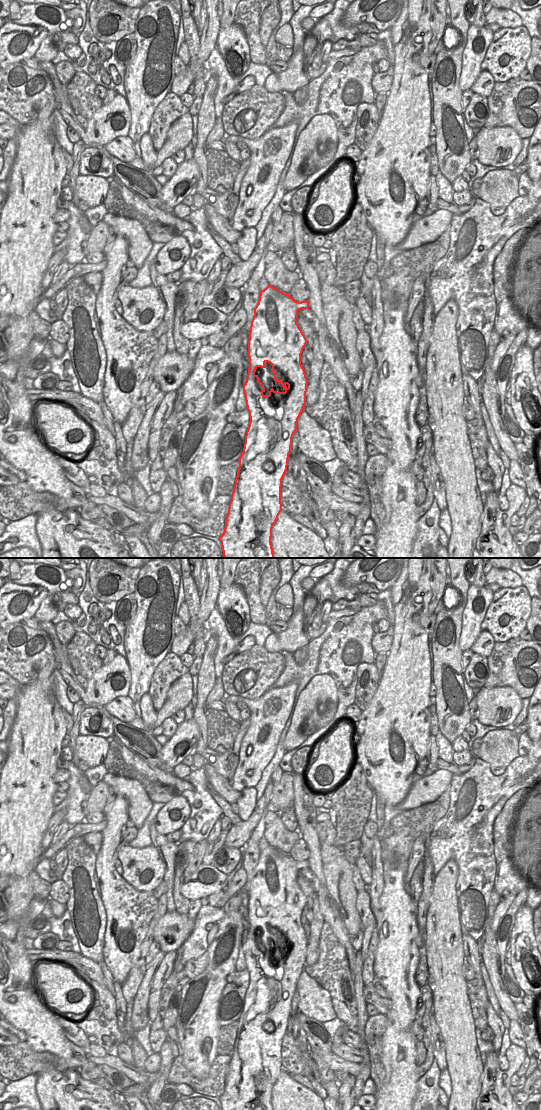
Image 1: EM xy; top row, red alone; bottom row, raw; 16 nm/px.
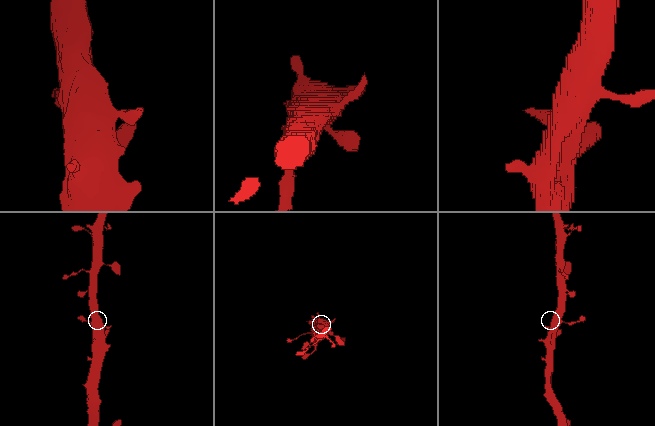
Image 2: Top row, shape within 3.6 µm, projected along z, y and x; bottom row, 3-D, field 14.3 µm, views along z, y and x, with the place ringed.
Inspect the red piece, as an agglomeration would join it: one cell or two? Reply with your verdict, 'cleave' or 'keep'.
keep

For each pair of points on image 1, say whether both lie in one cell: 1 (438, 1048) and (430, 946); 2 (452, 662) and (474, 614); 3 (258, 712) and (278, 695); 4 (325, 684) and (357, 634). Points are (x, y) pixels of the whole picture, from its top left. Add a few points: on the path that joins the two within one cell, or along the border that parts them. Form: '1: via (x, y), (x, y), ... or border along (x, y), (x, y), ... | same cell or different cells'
1: border along (432, 1013), (445, 1046) | different cells
2: border along (461, 623), (459, 647), (463, 651) | different cells
3: via (263, 710), (273, 700) | same cell
4: border along (309, 680), (327, 674), (338, 697) | different cells

